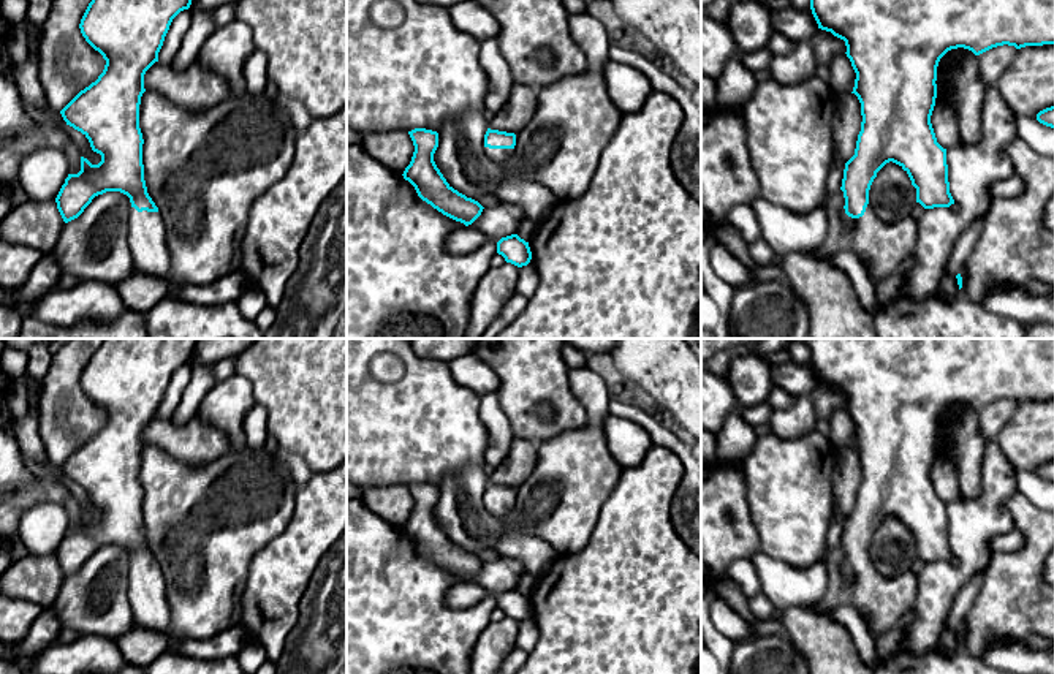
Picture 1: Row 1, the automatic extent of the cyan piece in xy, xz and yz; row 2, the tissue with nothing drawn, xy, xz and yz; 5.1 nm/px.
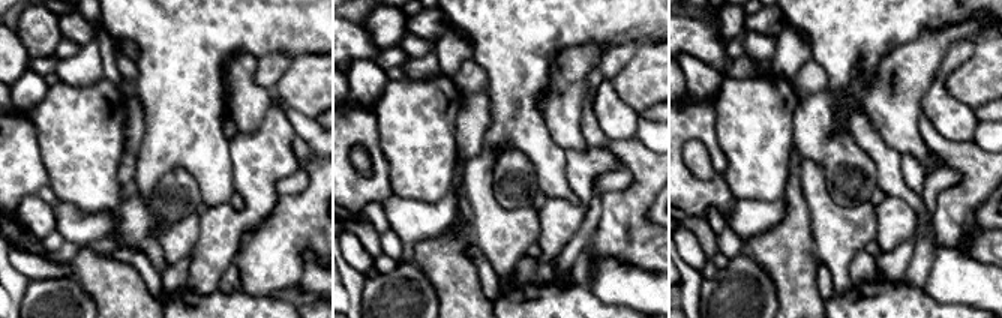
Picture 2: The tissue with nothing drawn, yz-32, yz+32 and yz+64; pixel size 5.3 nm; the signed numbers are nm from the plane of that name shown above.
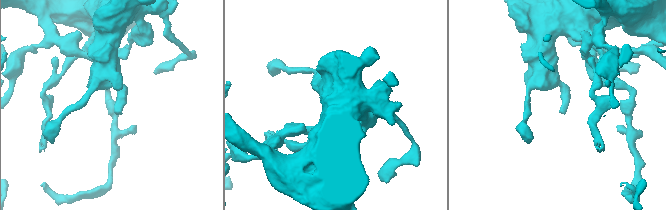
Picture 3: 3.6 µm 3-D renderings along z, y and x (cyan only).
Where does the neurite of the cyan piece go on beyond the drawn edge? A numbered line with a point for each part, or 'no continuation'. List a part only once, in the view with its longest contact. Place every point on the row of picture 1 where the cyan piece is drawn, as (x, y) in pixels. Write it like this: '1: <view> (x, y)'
1: xz (500, 155)

